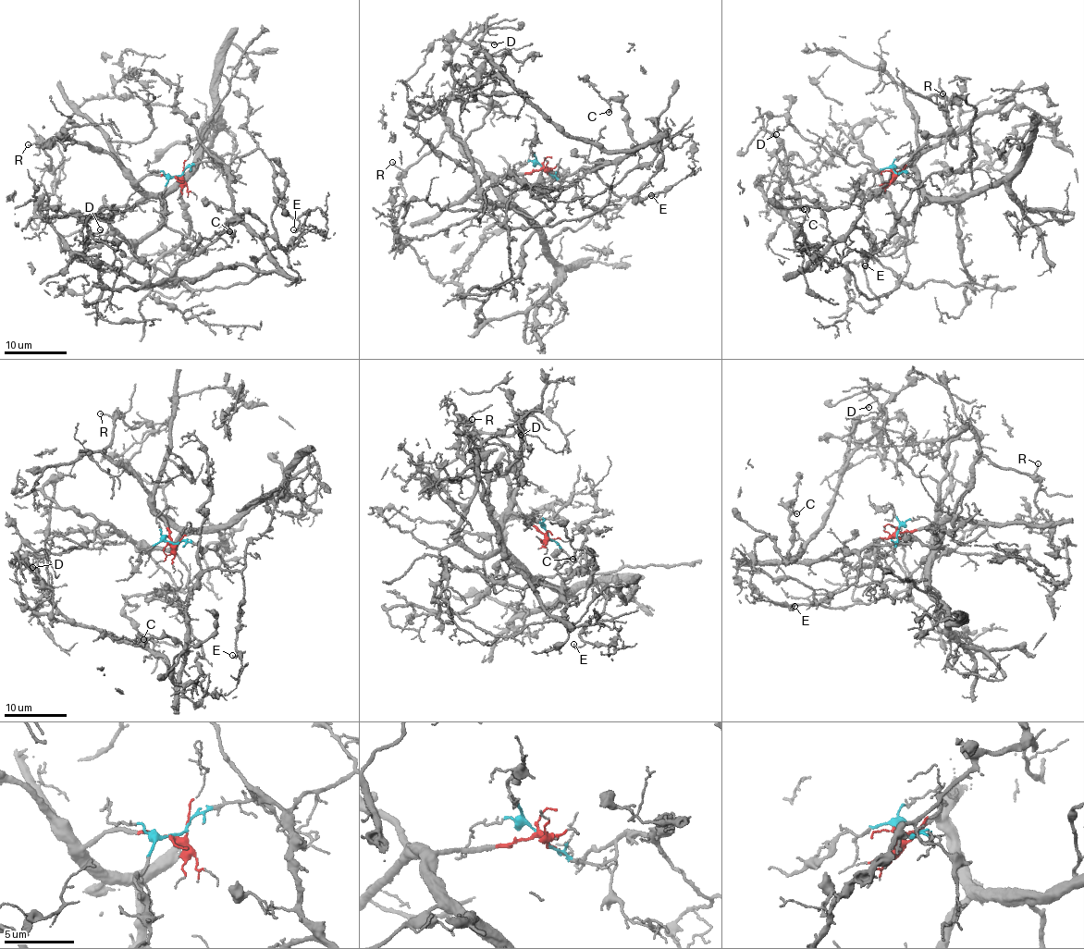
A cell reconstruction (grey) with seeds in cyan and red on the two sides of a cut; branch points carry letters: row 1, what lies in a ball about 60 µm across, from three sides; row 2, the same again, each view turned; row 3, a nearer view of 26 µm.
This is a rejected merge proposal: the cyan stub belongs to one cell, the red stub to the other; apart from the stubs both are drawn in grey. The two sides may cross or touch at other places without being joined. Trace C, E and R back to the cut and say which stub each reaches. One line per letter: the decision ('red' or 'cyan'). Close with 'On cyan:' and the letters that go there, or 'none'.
C: cyan
E: cyan
R: red
On cyan: C, E

